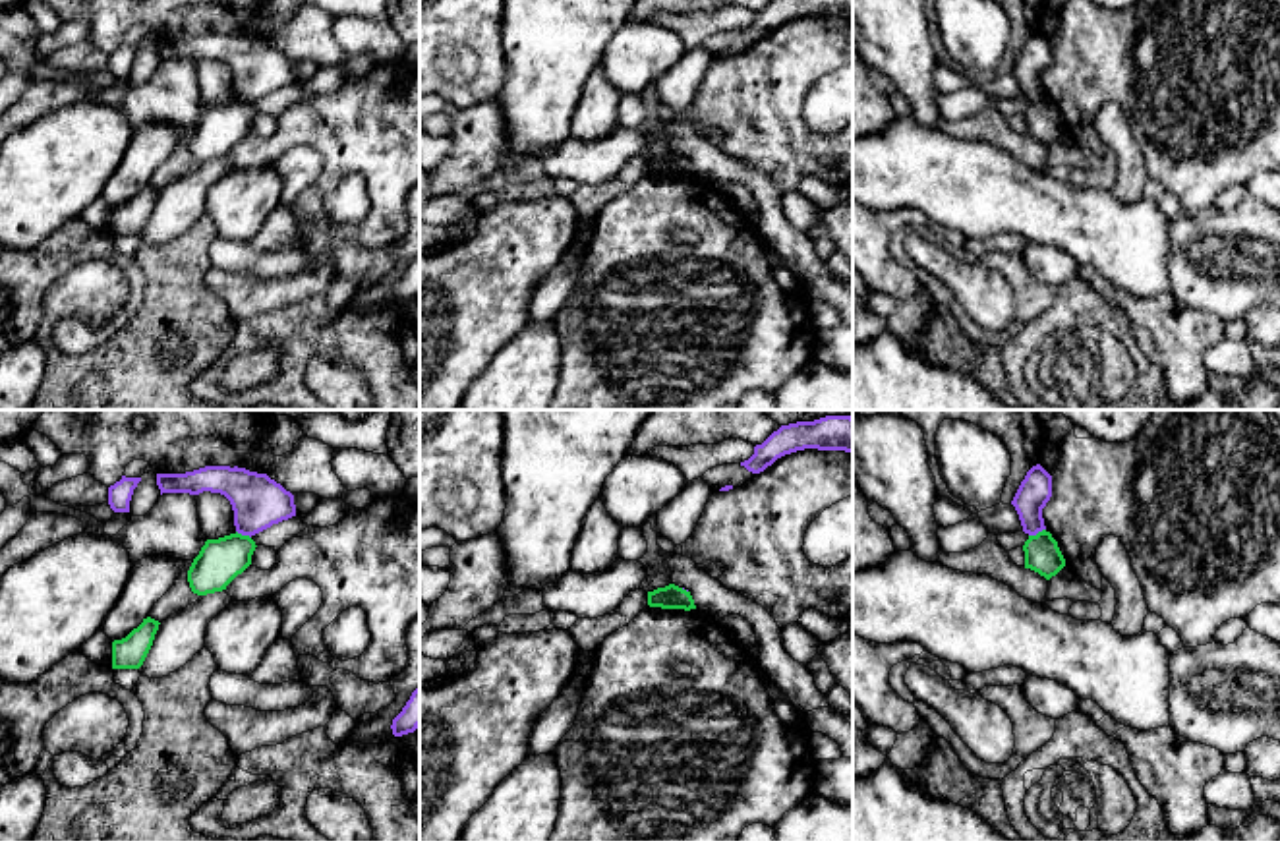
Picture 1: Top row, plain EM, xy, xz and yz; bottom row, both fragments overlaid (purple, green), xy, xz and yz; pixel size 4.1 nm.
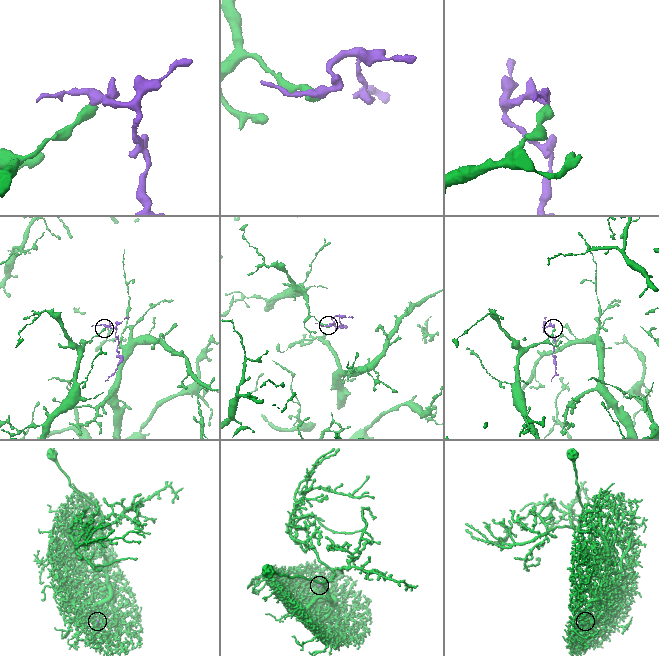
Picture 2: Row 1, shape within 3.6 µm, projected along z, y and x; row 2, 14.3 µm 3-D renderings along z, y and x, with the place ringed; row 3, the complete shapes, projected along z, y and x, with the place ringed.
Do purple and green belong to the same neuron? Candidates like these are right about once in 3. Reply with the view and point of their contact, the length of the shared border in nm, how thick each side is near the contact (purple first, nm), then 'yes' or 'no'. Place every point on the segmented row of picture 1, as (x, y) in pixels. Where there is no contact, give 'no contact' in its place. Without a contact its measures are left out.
meets purple in yz at (1037, 532); contact 80 nm long; 140 nm thick on the purple side, 150 nm on the other; no

